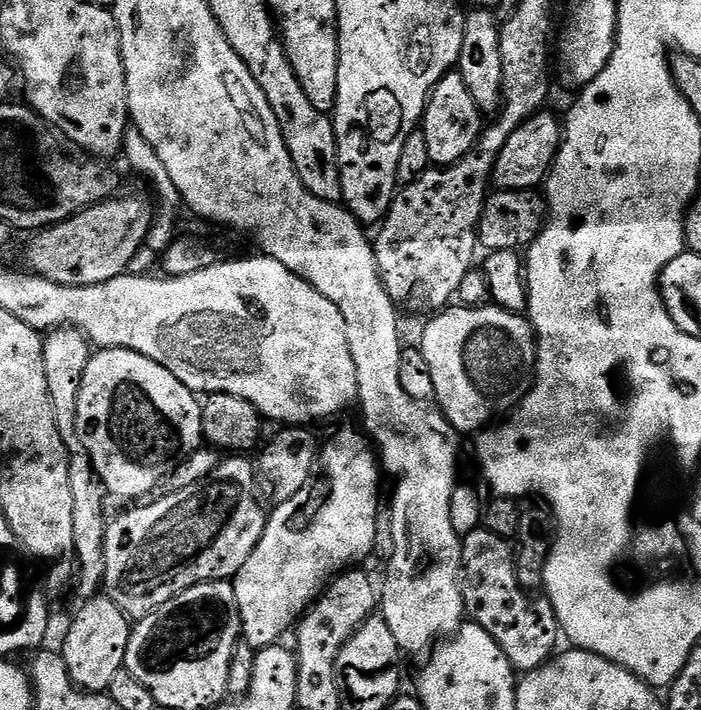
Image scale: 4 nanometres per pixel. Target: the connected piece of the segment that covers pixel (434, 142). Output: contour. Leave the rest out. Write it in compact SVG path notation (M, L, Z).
M459 71L447 72L428 95L428 105L424 108L422 121L422 131L433 165L447 166L470 154L470 150L480 138L480 120L482 113L478 106L474 106L474 98L470 98L470 90L466 90L466 82L462 82Z

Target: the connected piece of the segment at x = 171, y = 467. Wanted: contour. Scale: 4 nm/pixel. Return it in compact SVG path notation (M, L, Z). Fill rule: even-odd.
M101 348L88 359L86 374L78 390L78 414L76 429L82 446L90 458L97 478L105 489L116 496L136 500L152 492L167 476L172 475L185 460L201 447L202 430L201 401L170 370L158 366L150 358L125 348Z

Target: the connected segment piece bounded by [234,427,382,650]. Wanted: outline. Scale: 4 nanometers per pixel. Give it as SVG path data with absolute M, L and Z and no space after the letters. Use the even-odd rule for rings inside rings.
M359 427L357 428L358 429L340 428L325 442L324 448L322 444L318 452L318 471L315 473L314 479L304 484L302 490L298 490L298 494L294 494L294 498L290 498L281 504L276 504L275 507L273 507L274 510L271 509L268 517L268 524L264 528L264 533L258 542L258 546L252 551L250 558L246 558L242 570L238 570L235 574L234 583L236 586L238 606L240 607L242 639L246 642L250 642L250 646L254 649L259 650L273 647L273 645L279 641L276 639L278 639L288 627L291 629L293 625L303 617L304 613L312 608L314 601L326 588L328 588L333 578L340 576L345 570L359 565L359 560L364 560L368 555L370 557L373 555L376 546L376 515L382 511L382 504L380 504L380 476L382 477L382 468L378 463L377 453L374 451L369 437L365 435Z

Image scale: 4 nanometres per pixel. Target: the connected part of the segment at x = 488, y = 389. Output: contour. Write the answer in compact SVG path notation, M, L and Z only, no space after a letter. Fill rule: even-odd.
M493 303L485 308L449 306L435 313L431 319L420 340L420 352L424 355L424 364L432 379L432 392L437 400L435 403L457 433L476 434L488 428L499 412L507 413L529 387L536 366L536 331L532 329L527 315L502 310Z

